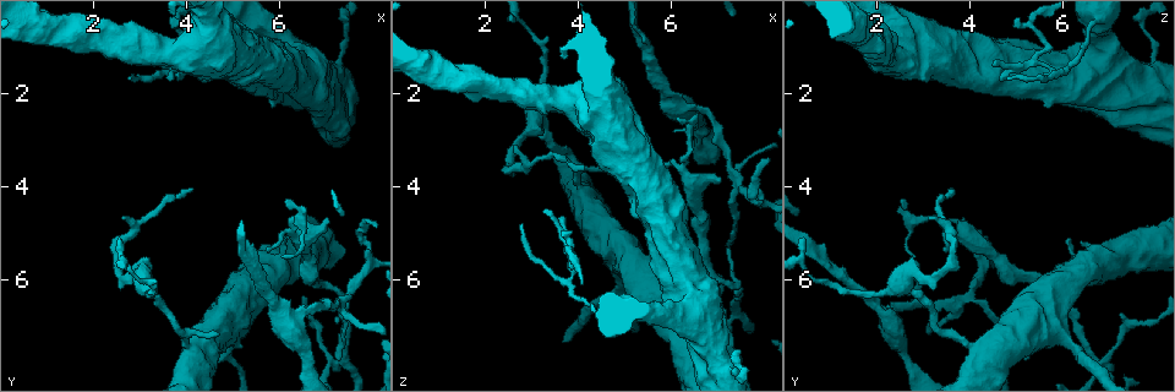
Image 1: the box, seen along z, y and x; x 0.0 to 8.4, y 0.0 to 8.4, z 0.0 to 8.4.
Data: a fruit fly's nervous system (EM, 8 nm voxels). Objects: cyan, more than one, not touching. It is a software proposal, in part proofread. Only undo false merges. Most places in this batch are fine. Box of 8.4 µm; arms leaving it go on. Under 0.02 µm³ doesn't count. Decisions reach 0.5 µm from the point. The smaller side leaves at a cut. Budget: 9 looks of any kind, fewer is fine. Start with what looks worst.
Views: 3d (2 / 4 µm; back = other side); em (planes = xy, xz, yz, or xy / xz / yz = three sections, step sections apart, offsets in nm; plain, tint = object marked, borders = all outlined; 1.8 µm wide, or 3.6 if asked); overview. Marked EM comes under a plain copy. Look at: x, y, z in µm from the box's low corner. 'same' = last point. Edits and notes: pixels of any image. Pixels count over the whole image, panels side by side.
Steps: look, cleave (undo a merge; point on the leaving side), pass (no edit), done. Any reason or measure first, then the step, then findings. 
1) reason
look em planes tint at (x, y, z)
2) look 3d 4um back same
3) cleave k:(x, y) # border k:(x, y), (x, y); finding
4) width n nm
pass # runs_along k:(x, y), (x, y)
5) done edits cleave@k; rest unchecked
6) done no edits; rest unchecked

four or more arms meet
look em 3.6um planes tint at (7.35, 7.80, 6.75)

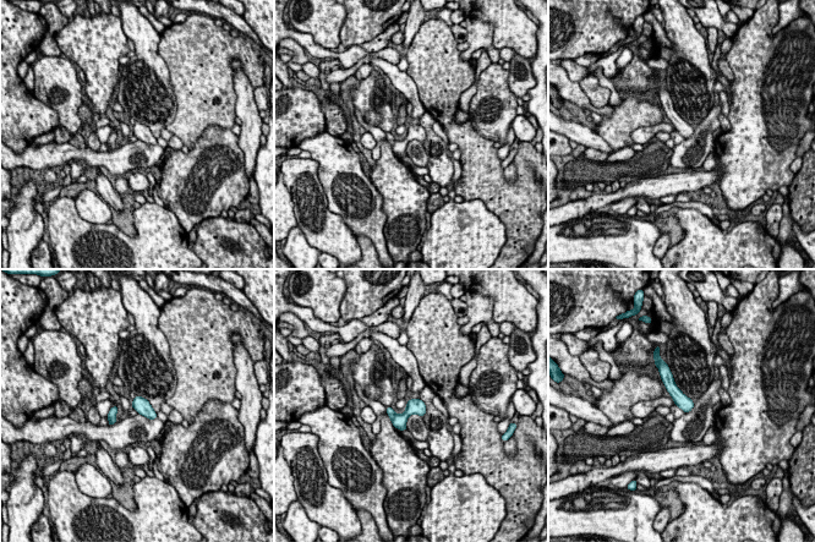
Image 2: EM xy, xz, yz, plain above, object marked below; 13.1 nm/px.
cleave 2:(390, 412) # a second cell is stuck on

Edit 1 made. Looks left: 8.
look overview

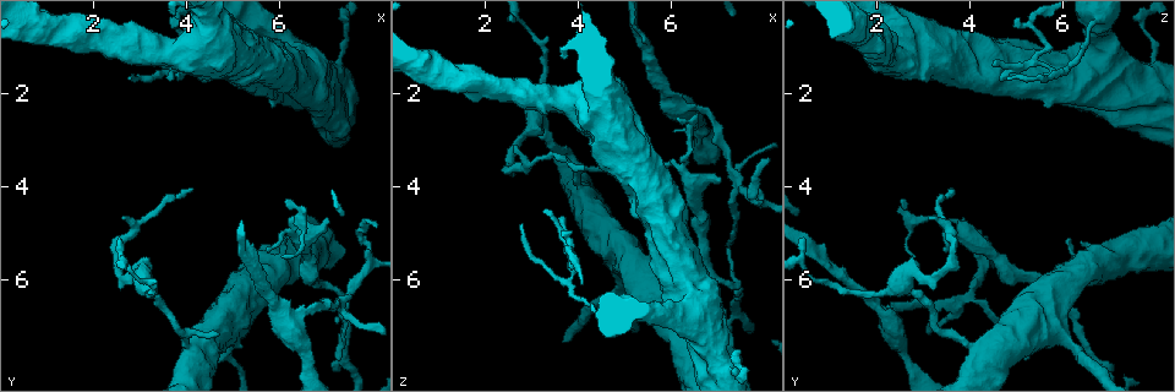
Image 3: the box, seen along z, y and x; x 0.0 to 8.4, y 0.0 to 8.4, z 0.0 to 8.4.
sharp bend
look 3d 4um at (3.85, 1.35, 5.45)

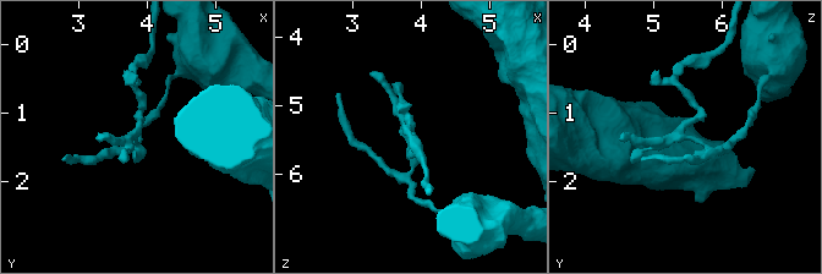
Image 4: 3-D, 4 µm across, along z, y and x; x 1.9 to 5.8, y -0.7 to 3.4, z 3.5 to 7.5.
shape alone is not enough
look em xz step 16 tint at (3.85, 1.40, 5.55)

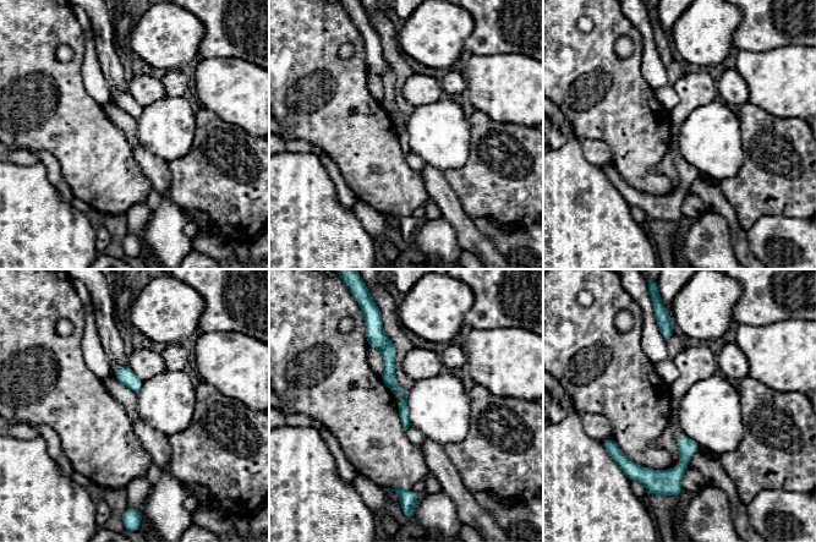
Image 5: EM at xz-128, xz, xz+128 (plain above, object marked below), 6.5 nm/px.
look em planes tint same

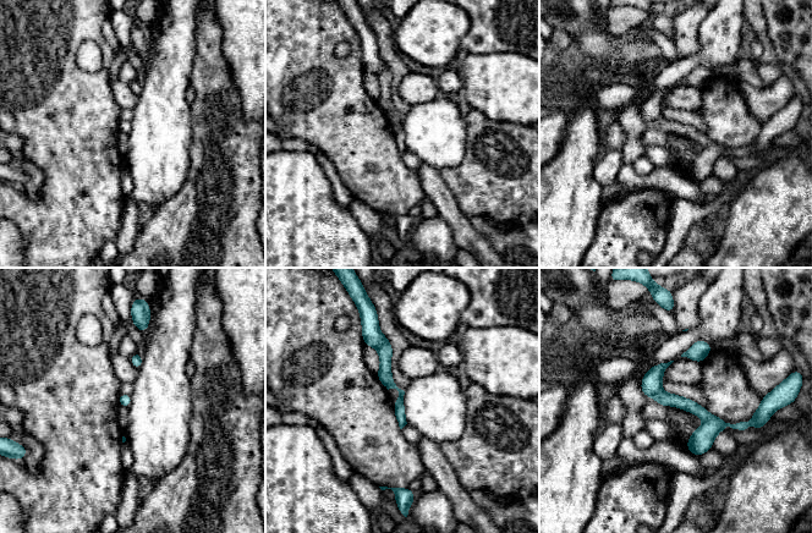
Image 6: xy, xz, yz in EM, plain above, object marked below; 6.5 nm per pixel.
pass # continuous, no second cell

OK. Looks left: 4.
thick turns thin
look em xz step 8 tint at (5.90, 6.40, 1.85)

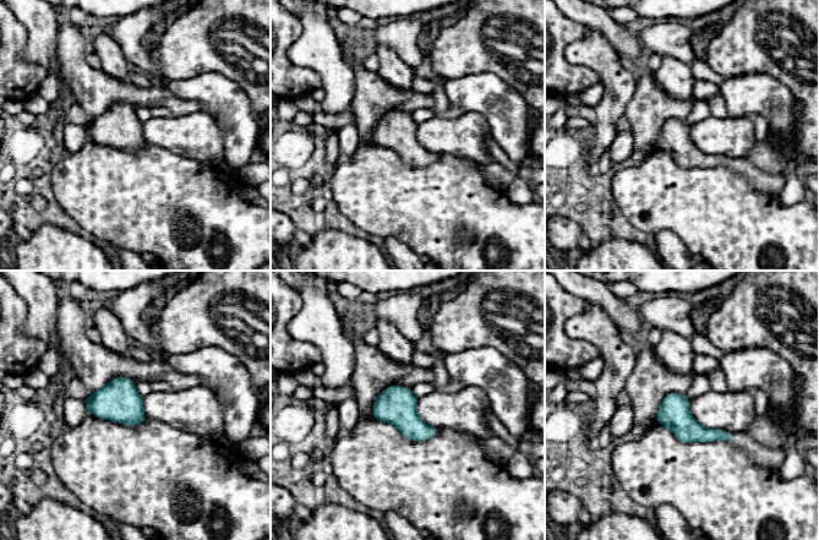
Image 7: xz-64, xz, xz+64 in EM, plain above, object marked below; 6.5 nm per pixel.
look em planes tint same

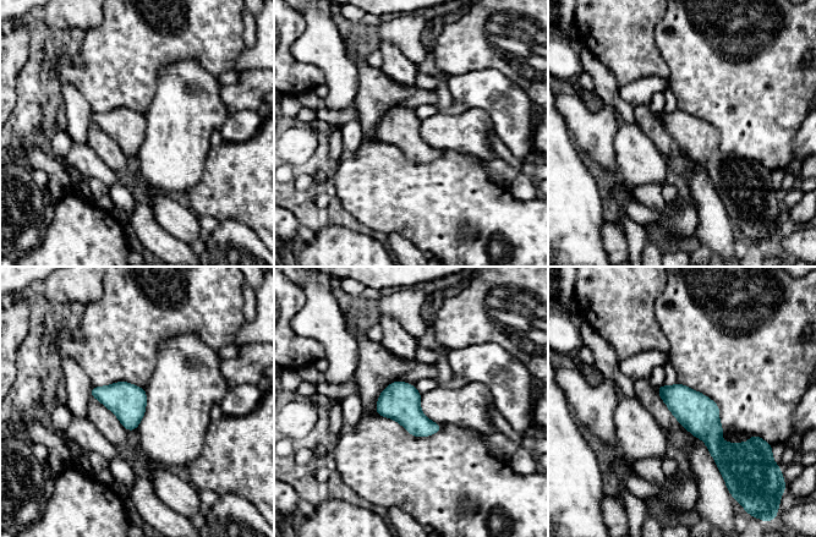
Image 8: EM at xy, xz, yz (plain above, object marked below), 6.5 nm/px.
width 240 nm
pass # runs_along 8:(662, 389), (711, 434), (723, 466); all the same cell

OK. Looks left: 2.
look em planes tint at (3.20, 6.05, 2.60)

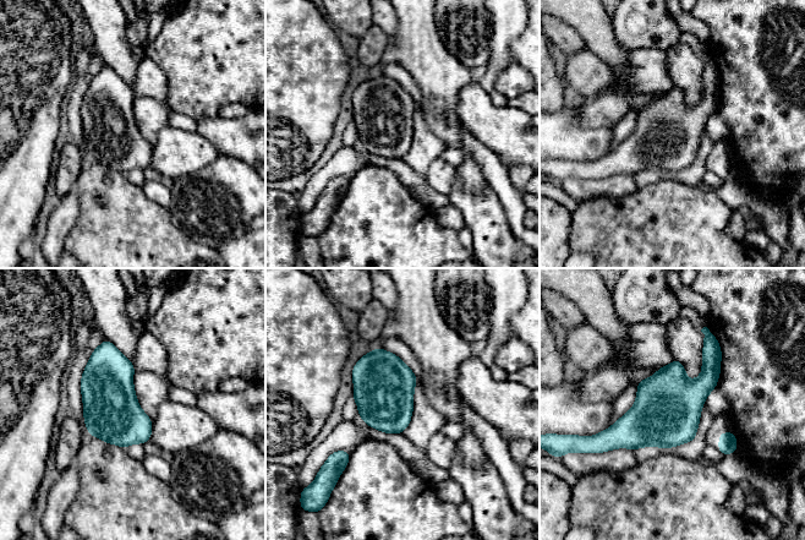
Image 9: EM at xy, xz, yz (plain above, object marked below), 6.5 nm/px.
width 360 nm
pass # all the same cell

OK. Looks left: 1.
done edits cleave@2; rest unchecked

